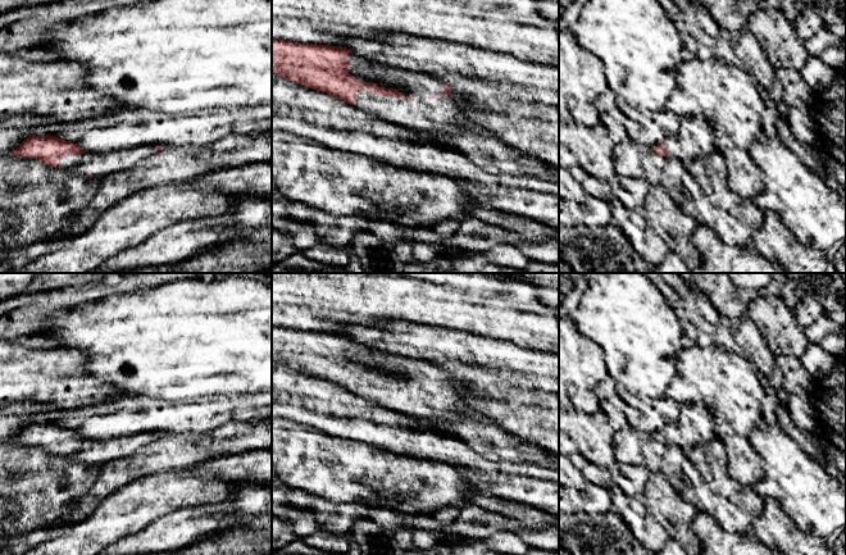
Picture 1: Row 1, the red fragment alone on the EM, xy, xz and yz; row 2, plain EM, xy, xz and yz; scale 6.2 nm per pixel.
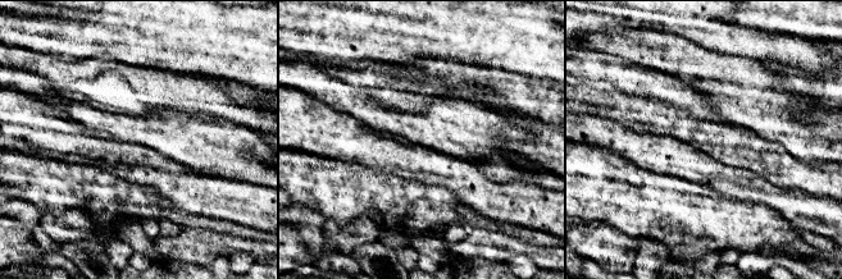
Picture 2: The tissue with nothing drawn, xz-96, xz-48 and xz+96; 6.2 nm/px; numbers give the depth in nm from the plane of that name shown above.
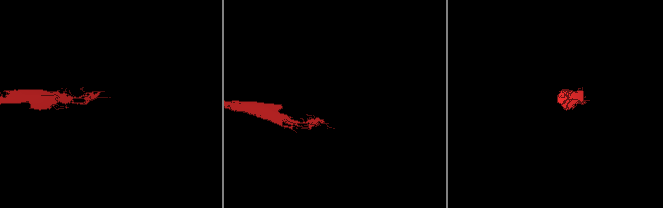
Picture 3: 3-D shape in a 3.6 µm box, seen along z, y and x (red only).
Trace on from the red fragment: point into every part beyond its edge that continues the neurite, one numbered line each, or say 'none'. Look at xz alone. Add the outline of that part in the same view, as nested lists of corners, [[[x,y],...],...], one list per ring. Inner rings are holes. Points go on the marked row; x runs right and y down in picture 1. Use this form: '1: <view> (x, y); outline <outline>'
1: xz (441, 117); outline [[[349,54],[349,73],[359,82],[392,88],[405,97],[377,96],[365,88],[355,95],[354,106],[358,109],[424,136],[451,140],[463,131],[486,133],[468,117],[469,109],[442,92],[444,85],[435,77],[378,63],[365,68],[367,63],[367,59]]]

